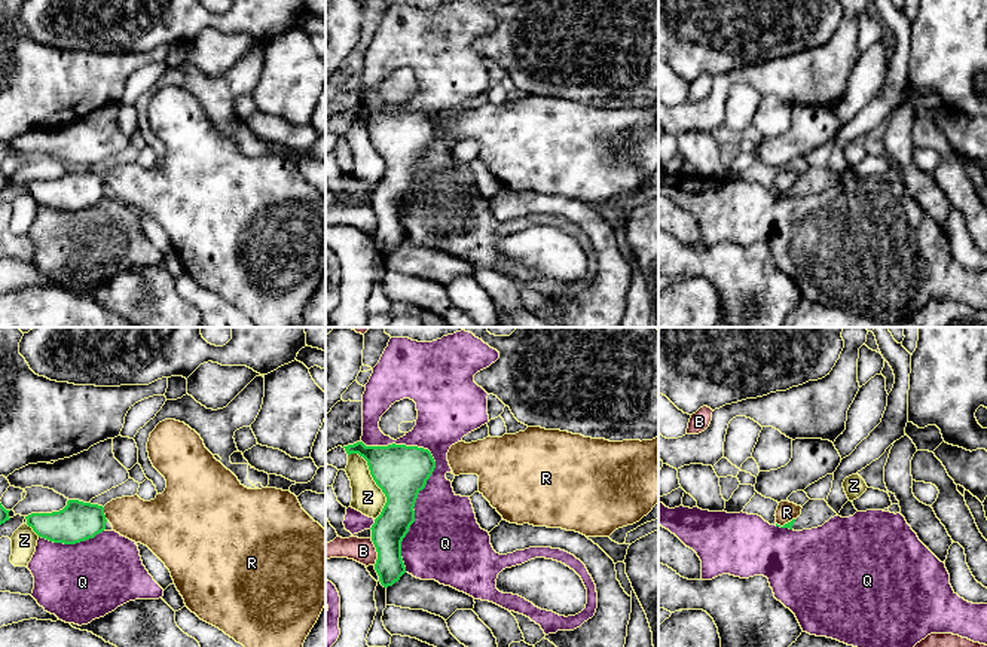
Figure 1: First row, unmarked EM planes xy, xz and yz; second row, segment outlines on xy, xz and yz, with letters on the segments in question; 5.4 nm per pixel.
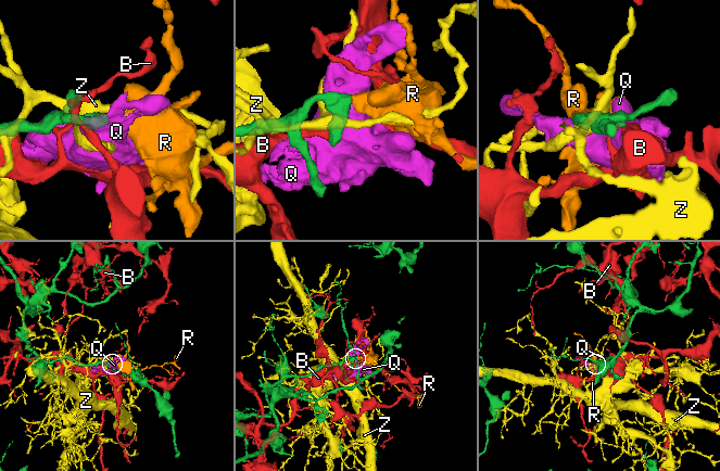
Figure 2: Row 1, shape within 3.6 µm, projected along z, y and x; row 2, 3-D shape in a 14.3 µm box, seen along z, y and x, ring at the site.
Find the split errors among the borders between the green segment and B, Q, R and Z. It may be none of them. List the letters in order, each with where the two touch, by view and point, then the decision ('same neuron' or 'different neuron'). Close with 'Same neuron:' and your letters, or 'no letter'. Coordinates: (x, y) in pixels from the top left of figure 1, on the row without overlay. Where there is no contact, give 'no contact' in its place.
B: meets green in xz at (376, 217); different neuron
Q: meets green in xz at (428, 145); different neuron
R: meets green in xy at (103, 180); same neuron
Z: meets green in xz at (376, 150); different neuron
Same neuron: R

